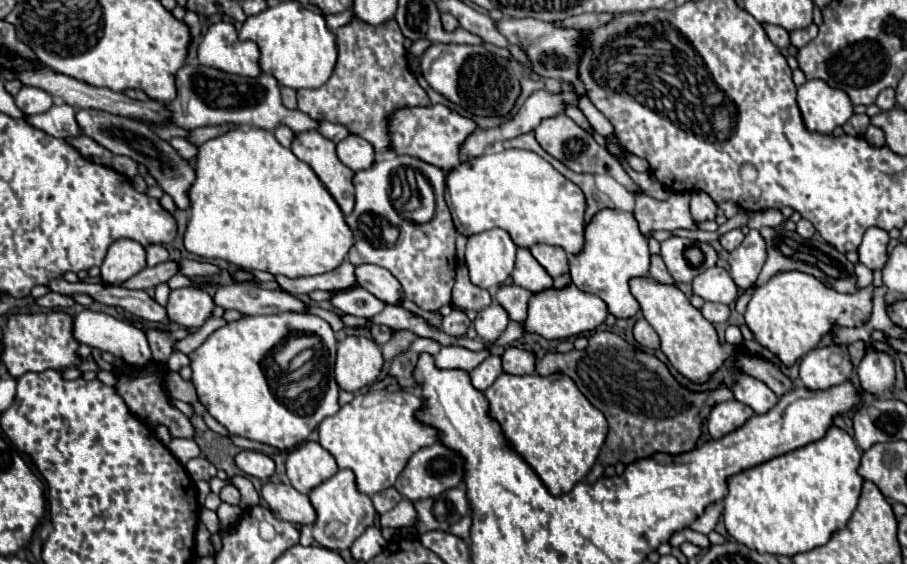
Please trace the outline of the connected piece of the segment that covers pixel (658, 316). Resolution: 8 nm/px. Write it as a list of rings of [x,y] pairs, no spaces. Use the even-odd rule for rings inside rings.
[[[644,277],[632,279],[630,289],[640,303],[644,319],[654,327],[660,337],[662,353],[682,377],[688,377],[688,381],[698,385],[710,381],[712,375],[724,365],[724,361],[736,355],[738,347],[730,343],[720,343],[712,323],[706,321],[702,313],[690,305],[688,297],[676,285],[660,285],[650,277]]]

